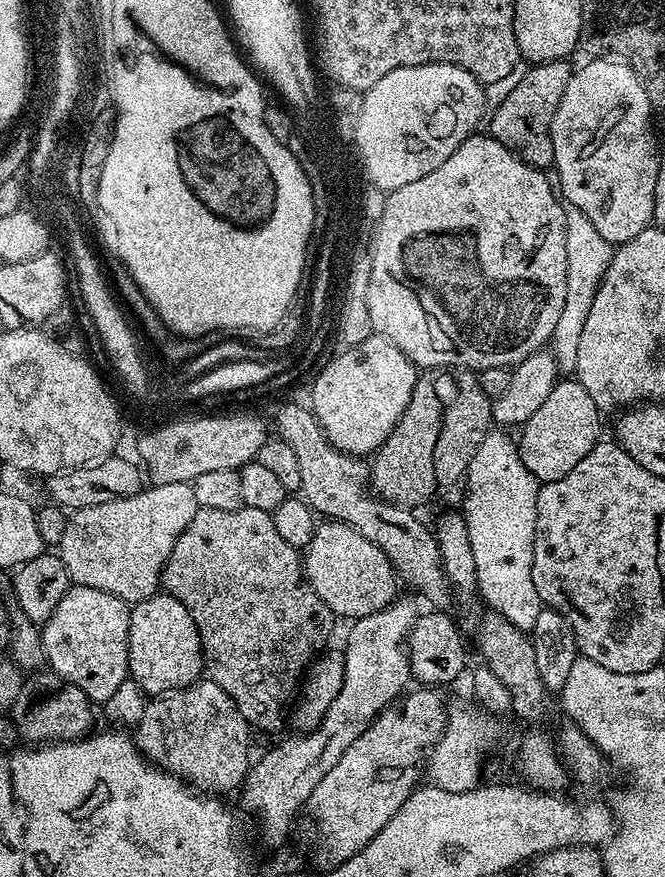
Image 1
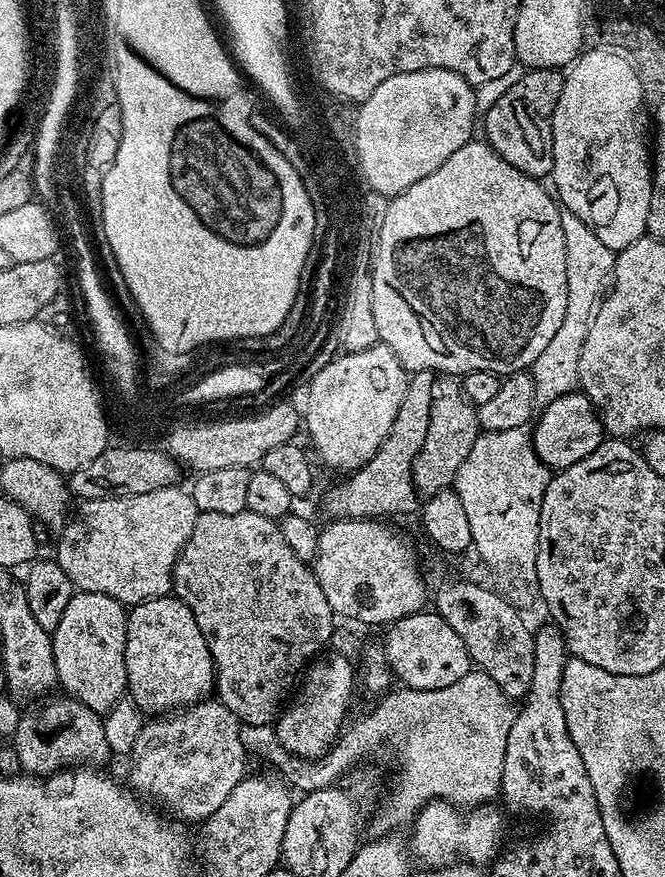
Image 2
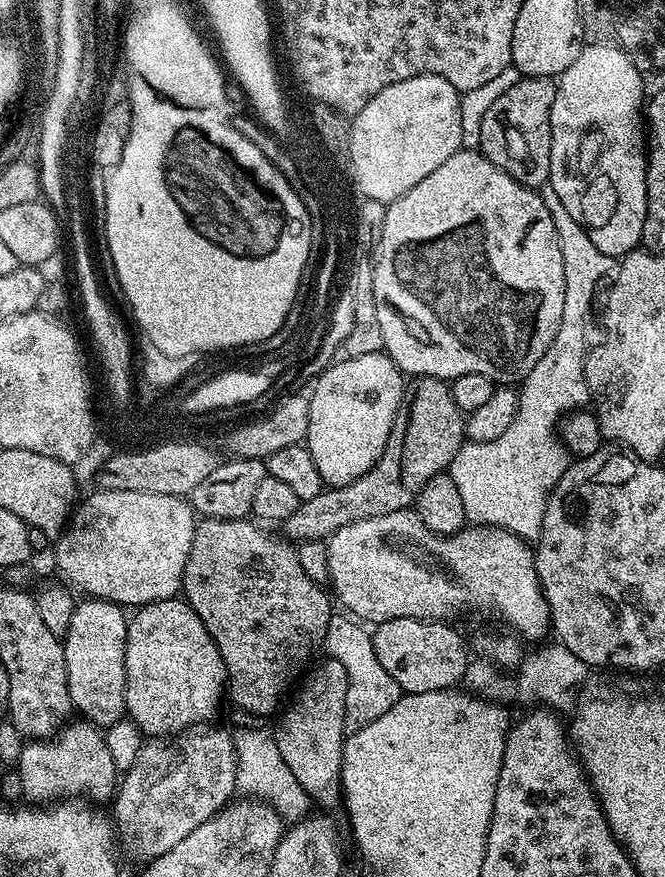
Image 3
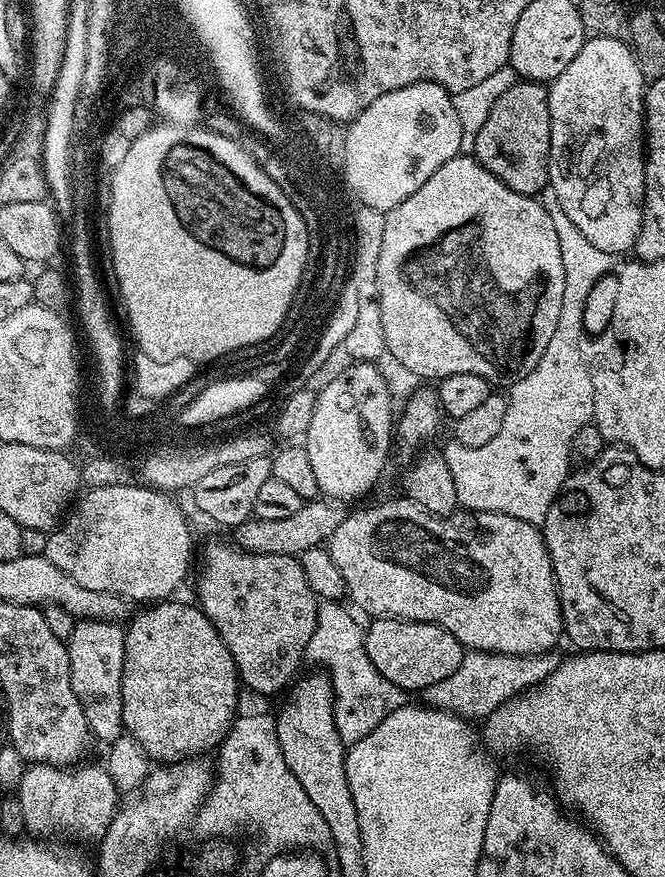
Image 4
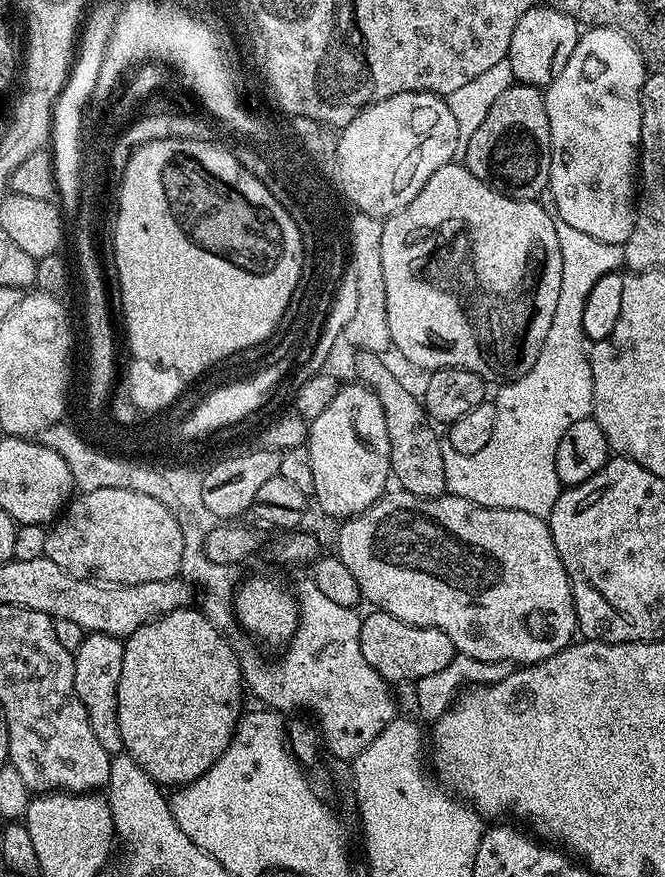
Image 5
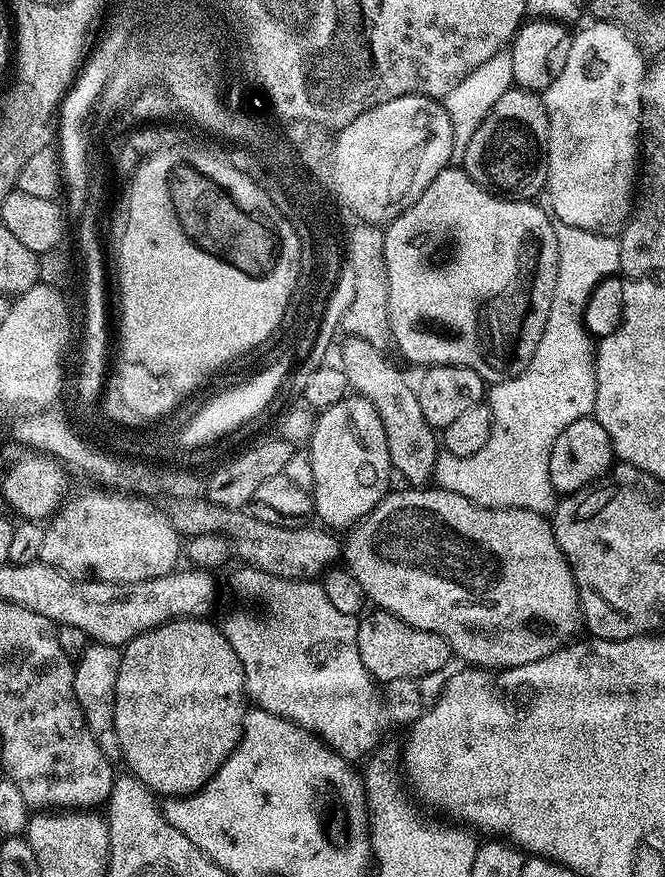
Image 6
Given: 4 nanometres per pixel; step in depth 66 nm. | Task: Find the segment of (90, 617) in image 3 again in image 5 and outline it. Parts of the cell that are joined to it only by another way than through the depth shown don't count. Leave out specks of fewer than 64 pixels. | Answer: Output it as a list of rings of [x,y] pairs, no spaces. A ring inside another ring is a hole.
[[[90,632],[85,635],[82,646],[73,655],[74,690],[86,706],[86,718],[90,718],[90,730],[108,755],[119,756],[124,752],[122,730],[118,730],[118,678],[122,678],[124,640],[110,634]]]

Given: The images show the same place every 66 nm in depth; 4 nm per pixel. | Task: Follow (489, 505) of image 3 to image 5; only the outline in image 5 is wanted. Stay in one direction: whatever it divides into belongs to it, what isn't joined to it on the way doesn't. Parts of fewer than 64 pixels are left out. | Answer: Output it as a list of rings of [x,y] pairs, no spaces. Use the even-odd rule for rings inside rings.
[[[553,215],[552,221],[562,254],[562,286],[558,289],[558,307],[550,321],[546,342],[542,342],[542,350],[538,350],[538,358],[532,369],[516,380],[507,381],[501,387],[504,389],[494,397],[496,421],[490,442],[486,442],[486,446],[474,454],[458,454],[458,450],[444,448],[444,486],[451,495],[466,498],[478,506],[526,510],[545,518],[554,510],[554,502],[562,491],[556,470],[558,442],[562,434],[574,426],[574,422],[582,422],[592,416],[592,362],[586,344],[584,348],[584,311],[600,279],[610,275],[615,268],[625,267],[621,245],[590,238],[590,234],[582,234],[582,230],[574,230],[574,226],[562,222],[560,216]]]

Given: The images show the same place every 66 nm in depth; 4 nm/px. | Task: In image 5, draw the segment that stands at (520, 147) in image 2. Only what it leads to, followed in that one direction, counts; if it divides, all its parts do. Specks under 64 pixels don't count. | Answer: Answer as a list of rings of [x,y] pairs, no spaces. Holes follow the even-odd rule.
[[[514,82],[490,106],[482,126],[474,130],[466,150],[462,153],[462,163],[482,182],[491,188],[515,200],[536,200],[545,195],[550,174],[550,158],[552,157],[552,143],[550,142],[550,118],[546,114],[544,92],[541,89]]]

